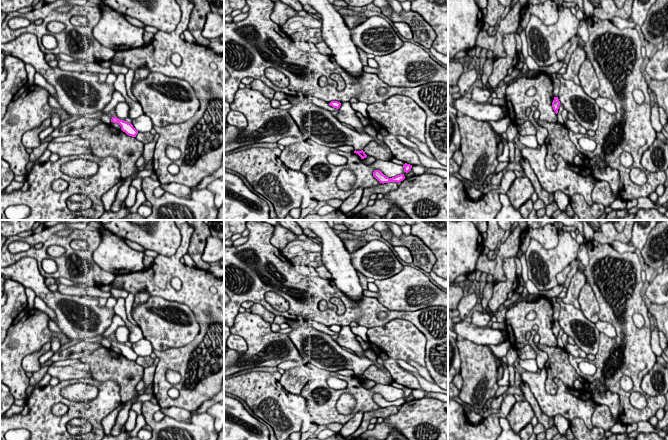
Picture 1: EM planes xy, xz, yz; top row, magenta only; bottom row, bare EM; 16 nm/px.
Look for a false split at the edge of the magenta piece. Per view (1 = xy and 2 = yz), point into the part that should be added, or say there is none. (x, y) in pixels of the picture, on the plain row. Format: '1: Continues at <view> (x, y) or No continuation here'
1: No continuation here
2: No continuation here

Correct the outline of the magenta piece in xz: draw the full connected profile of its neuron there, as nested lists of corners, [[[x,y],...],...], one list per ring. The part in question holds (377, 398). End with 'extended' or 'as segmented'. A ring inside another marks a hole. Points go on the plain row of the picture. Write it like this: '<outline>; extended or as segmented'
[[[375,394],[373,396],[373,400],[382,408],[384,407],[389,407],[389,406],[397,406],[397,407],[400,407],[401,405],[403,405],[405,403],[405,400],[404,398],[400,398],[400,399],[397,399],[395,401],[392,401],[392,402],[389,402],[389,401],[386,401],[381,395],[379,394]]]; as segmented

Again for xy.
[[[112,341],[111,346],[118,347],[121,350],[121,354],[129,360],[136,361],[138,358],[138,355],[133,351],[131,347],[120,344],[117,341]]]; as segmented

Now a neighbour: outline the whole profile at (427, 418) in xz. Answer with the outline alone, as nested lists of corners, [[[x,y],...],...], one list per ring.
[[[425,397],[405,402],[396,414],[390,415],[380,424],[376,423],[374,429],[366,430],[355,439],[385,440],[392,429],[398,430],[408,440],[448,440],[448,402]]]

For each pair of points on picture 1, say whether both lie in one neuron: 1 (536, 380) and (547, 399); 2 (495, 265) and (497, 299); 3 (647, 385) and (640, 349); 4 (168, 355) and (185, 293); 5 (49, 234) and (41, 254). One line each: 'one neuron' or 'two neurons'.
1: one neuron
2: two neurons
3: two neurons
4: one neuron
5: one neuron

